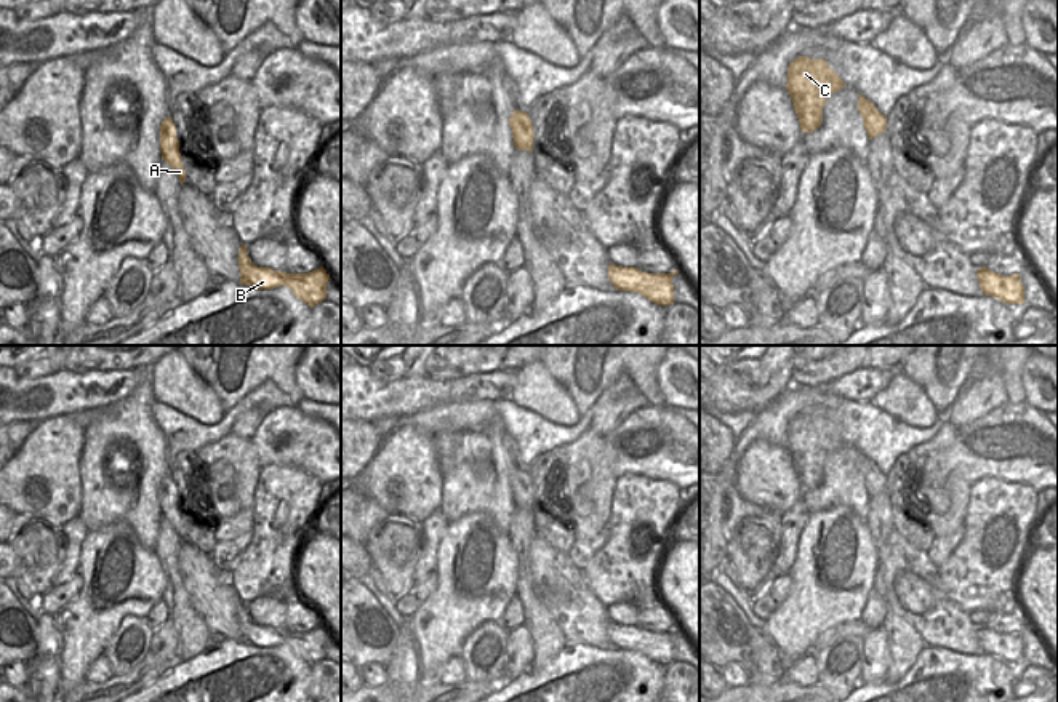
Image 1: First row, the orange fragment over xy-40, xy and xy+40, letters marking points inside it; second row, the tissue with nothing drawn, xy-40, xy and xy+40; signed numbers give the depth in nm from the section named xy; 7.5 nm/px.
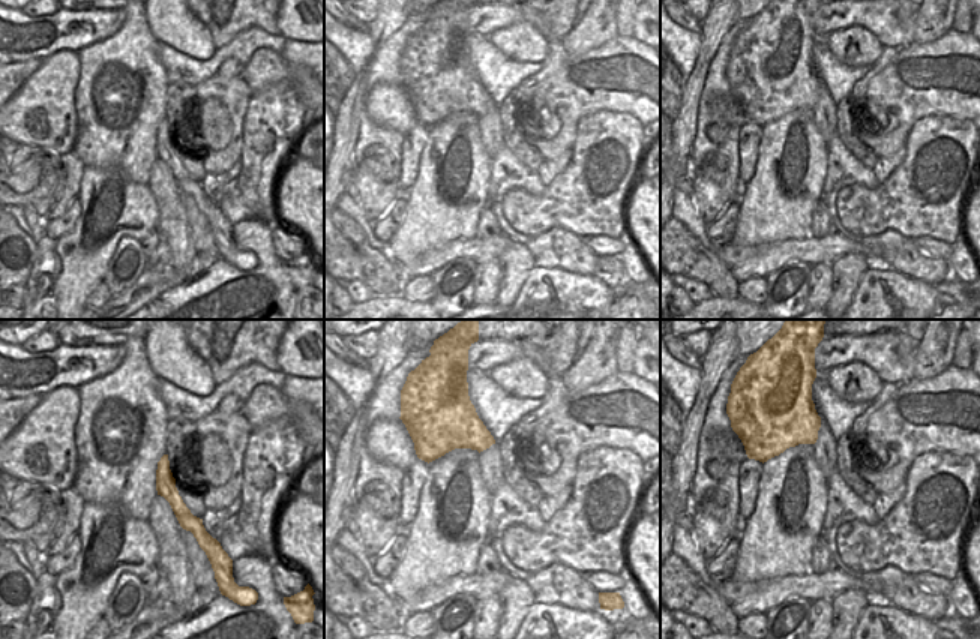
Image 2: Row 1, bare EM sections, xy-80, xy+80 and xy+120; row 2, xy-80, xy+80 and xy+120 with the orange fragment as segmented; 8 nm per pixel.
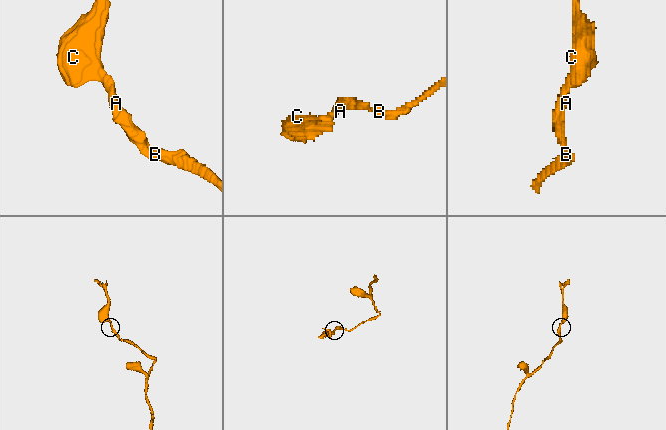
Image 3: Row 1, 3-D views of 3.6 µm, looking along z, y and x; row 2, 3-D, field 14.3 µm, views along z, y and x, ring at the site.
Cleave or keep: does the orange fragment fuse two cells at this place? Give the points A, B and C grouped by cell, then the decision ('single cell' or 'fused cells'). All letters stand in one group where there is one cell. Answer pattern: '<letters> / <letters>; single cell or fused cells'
A B C; single cell

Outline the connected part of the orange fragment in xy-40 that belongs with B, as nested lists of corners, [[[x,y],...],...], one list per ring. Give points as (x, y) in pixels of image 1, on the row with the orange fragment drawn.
[[[243,243],[238,253],[238,269],[240,285],[248,285],[254,289],[288,286],[311,309],[327,299],[327,281],[331,280],[323,267],[309,273],[287,273],[269,267],[258,267],[251,262]]]

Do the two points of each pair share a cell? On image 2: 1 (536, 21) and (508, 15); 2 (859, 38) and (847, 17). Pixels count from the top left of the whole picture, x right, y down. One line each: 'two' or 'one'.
1: one
2: two

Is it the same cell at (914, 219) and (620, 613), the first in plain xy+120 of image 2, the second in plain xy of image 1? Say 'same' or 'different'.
different

